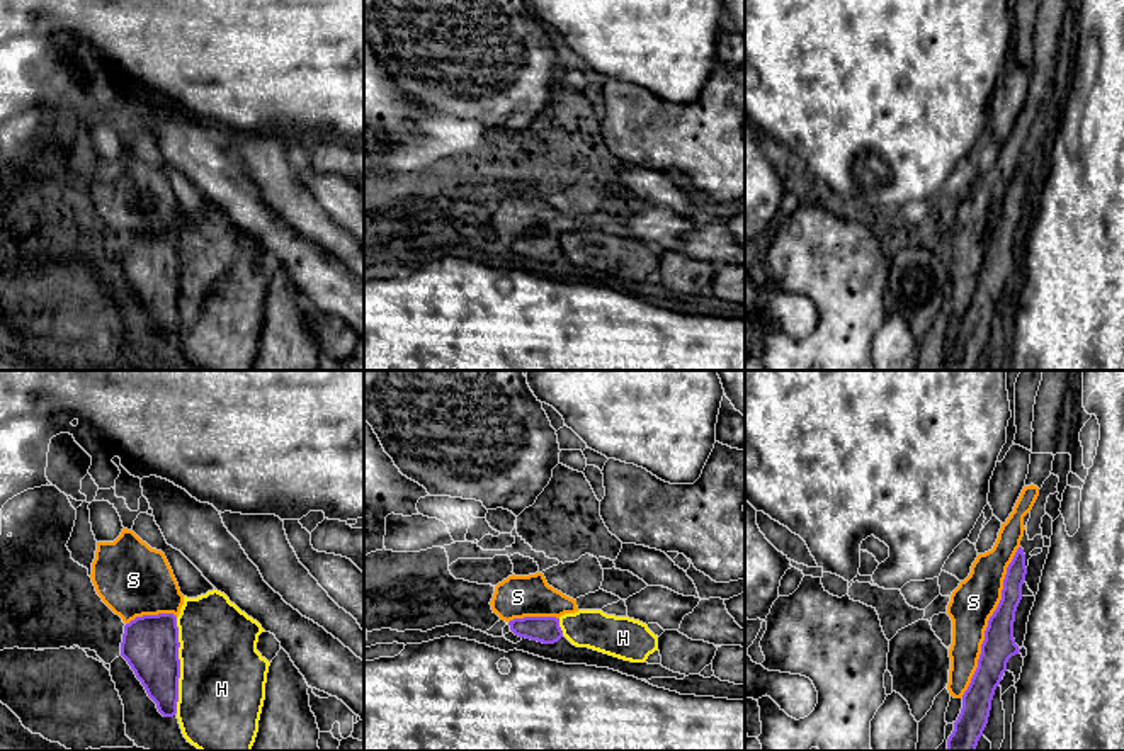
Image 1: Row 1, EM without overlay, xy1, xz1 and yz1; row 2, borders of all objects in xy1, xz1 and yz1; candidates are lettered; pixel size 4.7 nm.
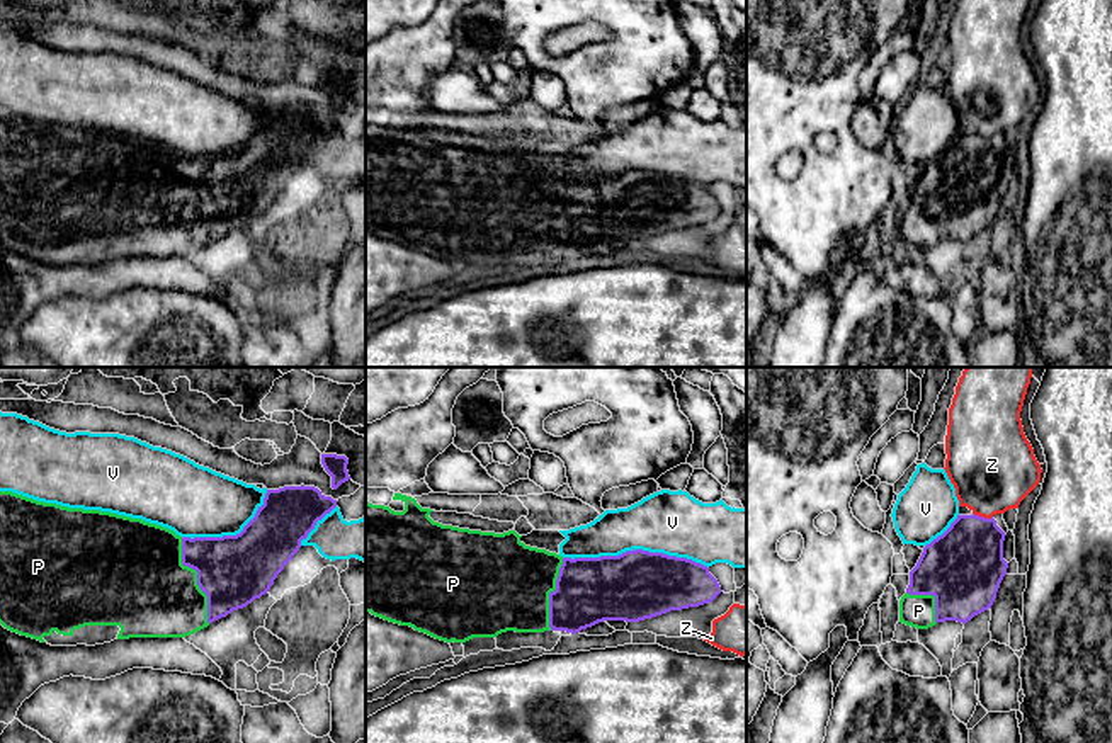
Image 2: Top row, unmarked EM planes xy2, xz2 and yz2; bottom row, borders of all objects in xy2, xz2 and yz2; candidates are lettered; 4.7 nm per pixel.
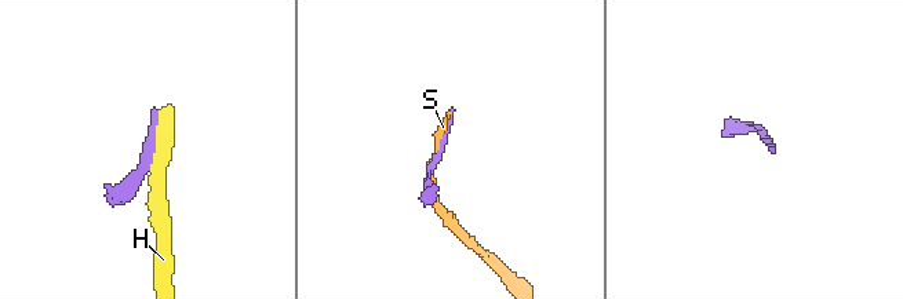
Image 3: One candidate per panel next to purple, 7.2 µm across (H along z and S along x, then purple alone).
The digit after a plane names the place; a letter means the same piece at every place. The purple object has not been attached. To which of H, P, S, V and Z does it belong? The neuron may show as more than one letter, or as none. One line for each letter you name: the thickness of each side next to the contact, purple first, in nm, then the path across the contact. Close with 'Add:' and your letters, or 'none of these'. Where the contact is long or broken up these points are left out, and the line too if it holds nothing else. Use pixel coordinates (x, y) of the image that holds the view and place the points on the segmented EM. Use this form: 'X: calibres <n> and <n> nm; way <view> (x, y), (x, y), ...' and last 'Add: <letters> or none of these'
P: calibres 340 and 420 nm
Add: P

